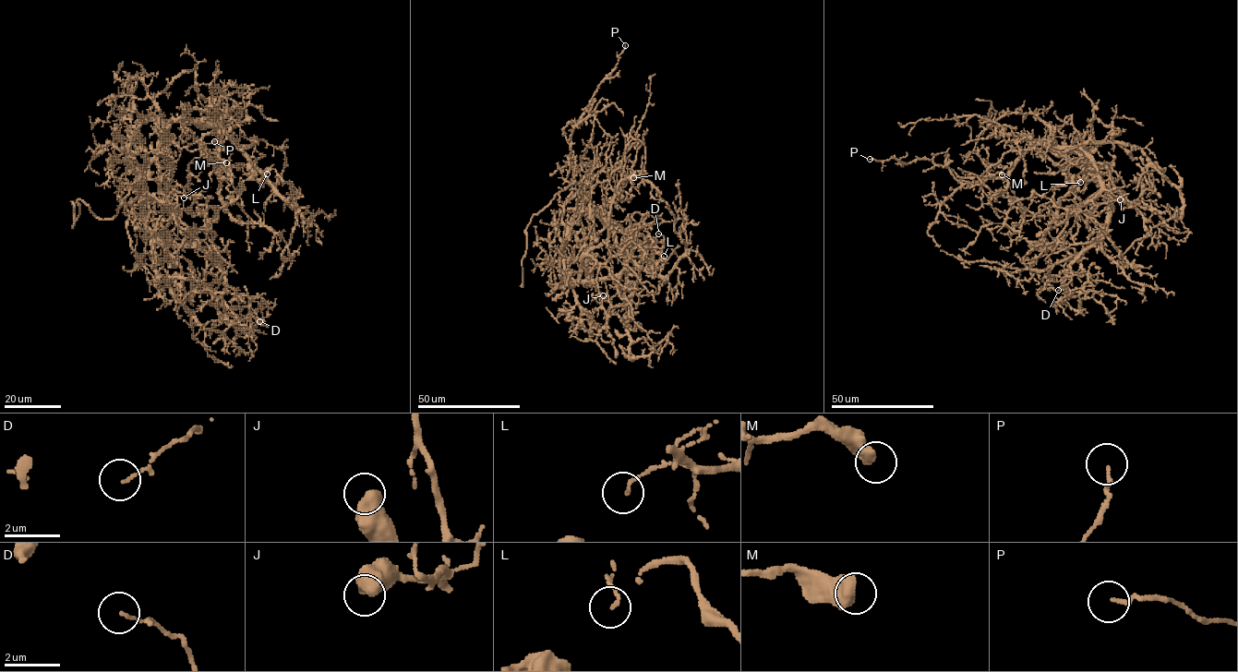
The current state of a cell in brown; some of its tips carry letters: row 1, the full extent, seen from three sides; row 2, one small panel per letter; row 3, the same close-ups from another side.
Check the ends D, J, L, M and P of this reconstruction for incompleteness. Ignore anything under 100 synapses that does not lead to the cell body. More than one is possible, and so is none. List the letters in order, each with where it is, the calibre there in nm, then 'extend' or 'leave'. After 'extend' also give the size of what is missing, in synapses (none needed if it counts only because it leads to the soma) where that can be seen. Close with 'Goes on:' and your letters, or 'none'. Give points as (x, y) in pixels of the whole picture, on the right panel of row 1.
D: place (1058, 290); calibre 90 nm; leave
J: place (1120, 199); calibre 600 nm; leave
L: place (1080, 182); calibre 110 nm; leave
M: place (1002, 174); calibre 600 nm; leave
P: place (870, 159); calibre 130 nm; leave
Goes on: none

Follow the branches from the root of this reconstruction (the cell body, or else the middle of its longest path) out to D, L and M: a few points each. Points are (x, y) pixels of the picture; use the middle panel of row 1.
D: (568, 226), (562, 262), (571, 284), (614, 277), (635, 246), (664, 246), (664, 237), (658, 234)
L: (568, 226), (580, 210), (592, 210), (611, 231), (616, 245), (640, 267), (659, 275), (663, 268), (664, 256)
M: (568, 226), (580, 210), (602, 209), (606, 186), (617, 162), (625, 175), (633, 177)

